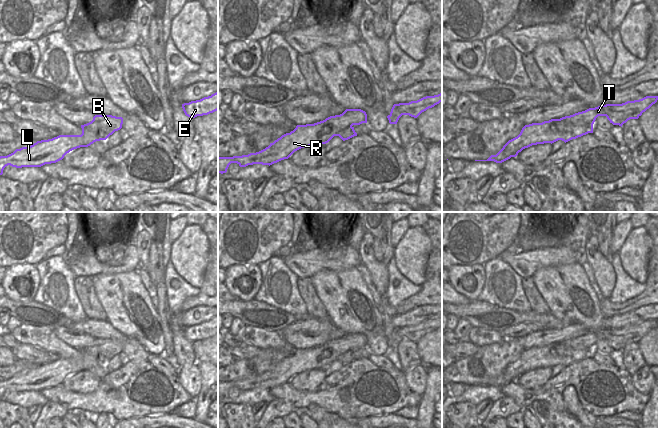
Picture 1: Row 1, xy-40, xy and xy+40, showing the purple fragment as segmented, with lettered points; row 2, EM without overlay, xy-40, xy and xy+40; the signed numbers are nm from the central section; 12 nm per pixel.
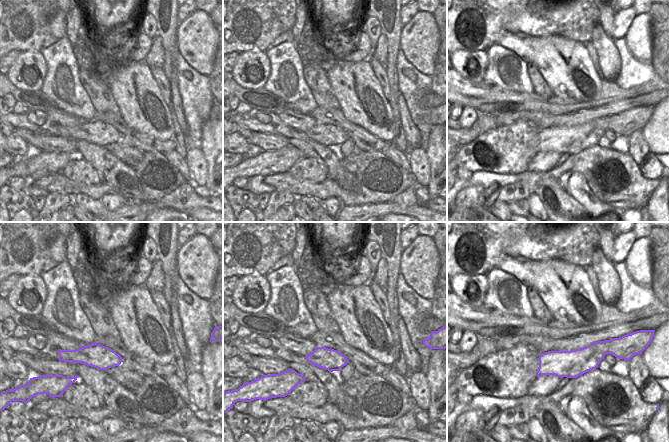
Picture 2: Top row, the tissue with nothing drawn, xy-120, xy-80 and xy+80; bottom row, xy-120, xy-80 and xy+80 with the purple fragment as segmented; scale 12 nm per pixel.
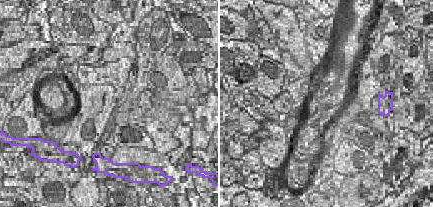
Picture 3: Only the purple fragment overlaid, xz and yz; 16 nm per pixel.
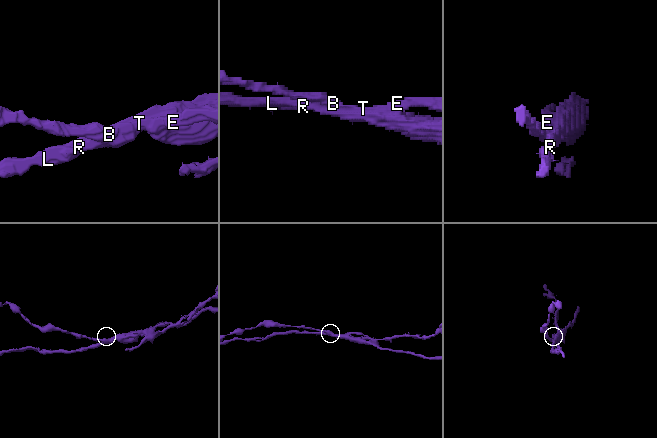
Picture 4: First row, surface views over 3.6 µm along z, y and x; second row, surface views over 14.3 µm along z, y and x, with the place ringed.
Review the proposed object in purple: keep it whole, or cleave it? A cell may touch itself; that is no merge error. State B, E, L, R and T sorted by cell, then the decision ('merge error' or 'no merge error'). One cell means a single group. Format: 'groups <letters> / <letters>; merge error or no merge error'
groups B E T / L R; merge error

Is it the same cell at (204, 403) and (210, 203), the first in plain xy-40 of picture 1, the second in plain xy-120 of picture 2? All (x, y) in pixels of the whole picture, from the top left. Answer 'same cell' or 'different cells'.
different cells

